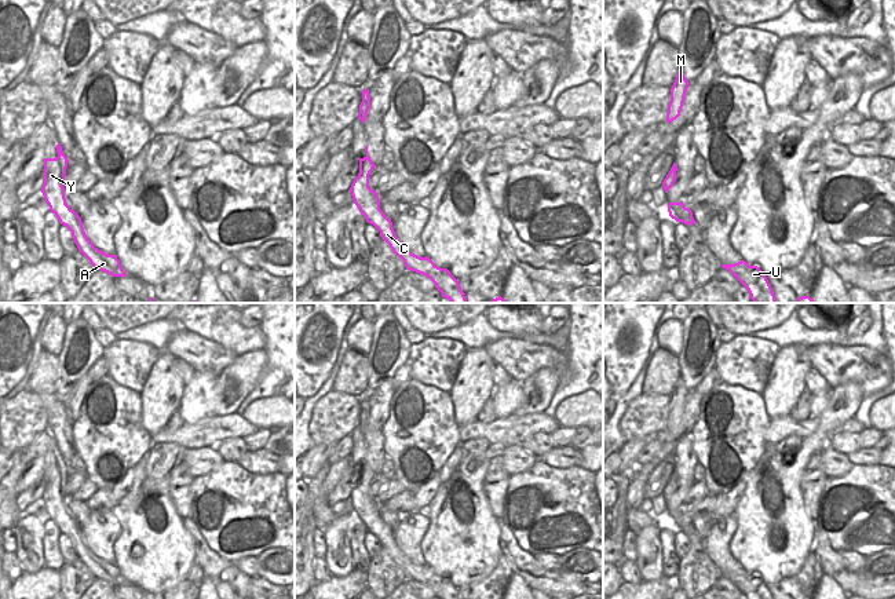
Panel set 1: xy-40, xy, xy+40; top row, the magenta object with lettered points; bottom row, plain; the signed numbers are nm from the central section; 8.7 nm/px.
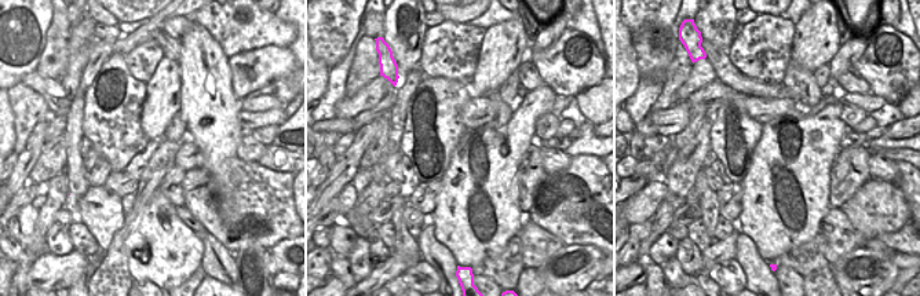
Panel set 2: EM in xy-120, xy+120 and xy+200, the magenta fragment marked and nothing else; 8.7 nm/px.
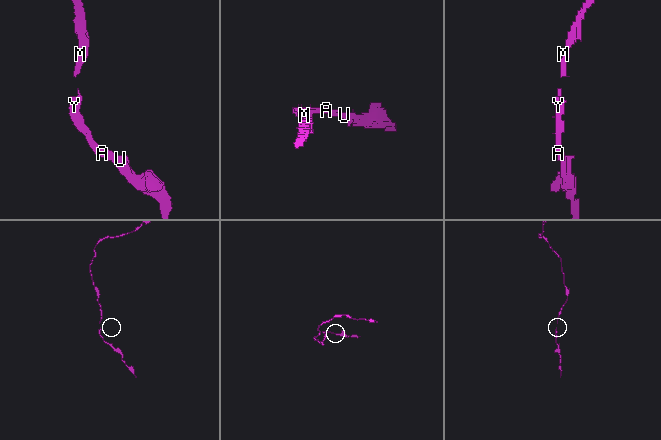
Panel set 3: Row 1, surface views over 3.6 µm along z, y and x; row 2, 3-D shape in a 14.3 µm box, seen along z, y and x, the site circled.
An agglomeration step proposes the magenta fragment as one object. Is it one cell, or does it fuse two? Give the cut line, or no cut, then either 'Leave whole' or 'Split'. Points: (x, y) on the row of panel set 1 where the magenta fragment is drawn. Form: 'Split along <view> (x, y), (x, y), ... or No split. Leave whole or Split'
No split. Leave whole.

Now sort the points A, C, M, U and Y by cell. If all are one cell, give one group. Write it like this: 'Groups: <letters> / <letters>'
Groups: A C M U Y.

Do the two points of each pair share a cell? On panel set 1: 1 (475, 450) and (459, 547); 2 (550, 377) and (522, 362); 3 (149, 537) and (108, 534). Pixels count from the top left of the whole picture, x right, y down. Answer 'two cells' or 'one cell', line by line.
1: two cells
2: two cells
3: two cells

